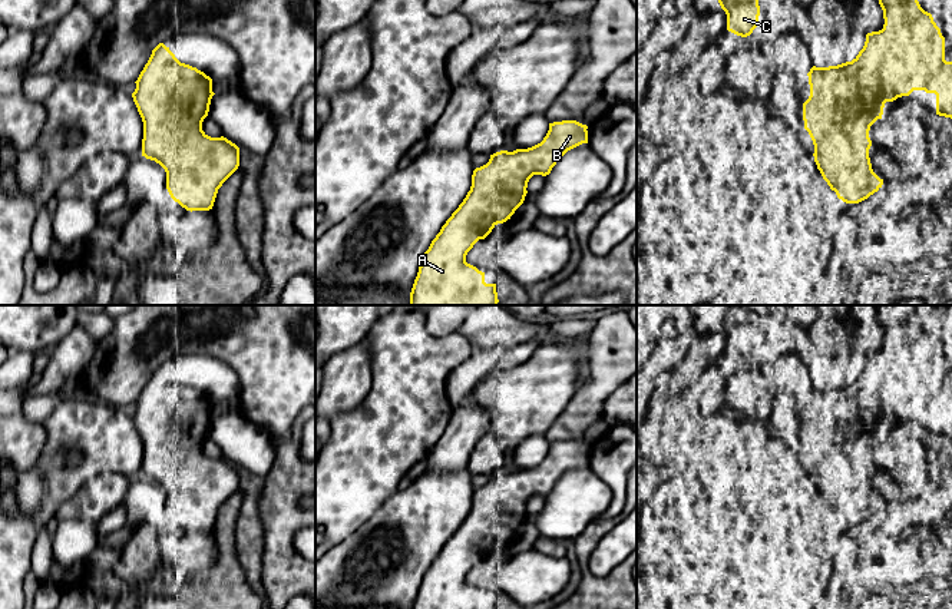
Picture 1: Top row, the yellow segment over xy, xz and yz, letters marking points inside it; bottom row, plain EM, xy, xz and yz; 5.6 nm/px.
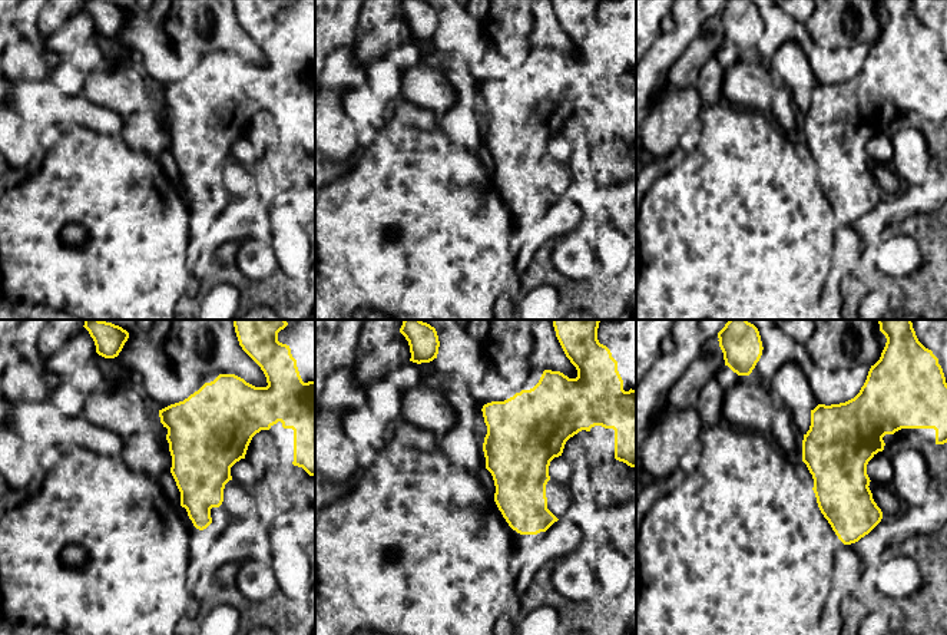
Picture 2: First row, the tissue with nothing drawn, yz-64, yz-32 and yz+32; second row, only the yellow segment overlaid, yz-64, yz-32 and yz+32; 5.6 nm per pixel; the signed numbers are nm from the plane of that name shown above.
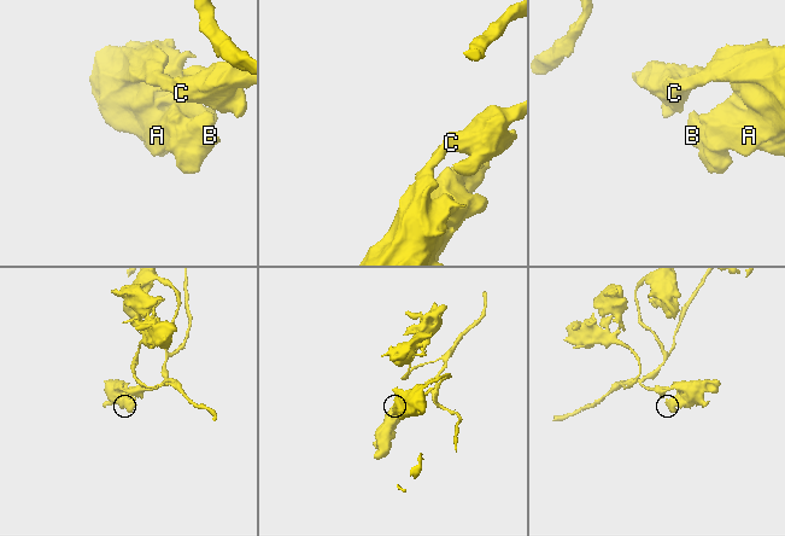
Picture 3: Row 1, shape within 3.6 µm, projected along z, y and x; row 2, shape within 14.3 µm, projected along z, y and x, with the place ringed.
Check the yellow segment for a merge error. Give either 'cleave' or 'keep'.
cleave

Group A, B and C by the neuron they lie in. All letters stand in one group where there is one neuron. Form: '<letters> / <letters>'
A C / B

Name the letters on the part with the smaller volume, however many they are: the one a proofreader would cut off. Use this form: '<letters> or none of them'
B

